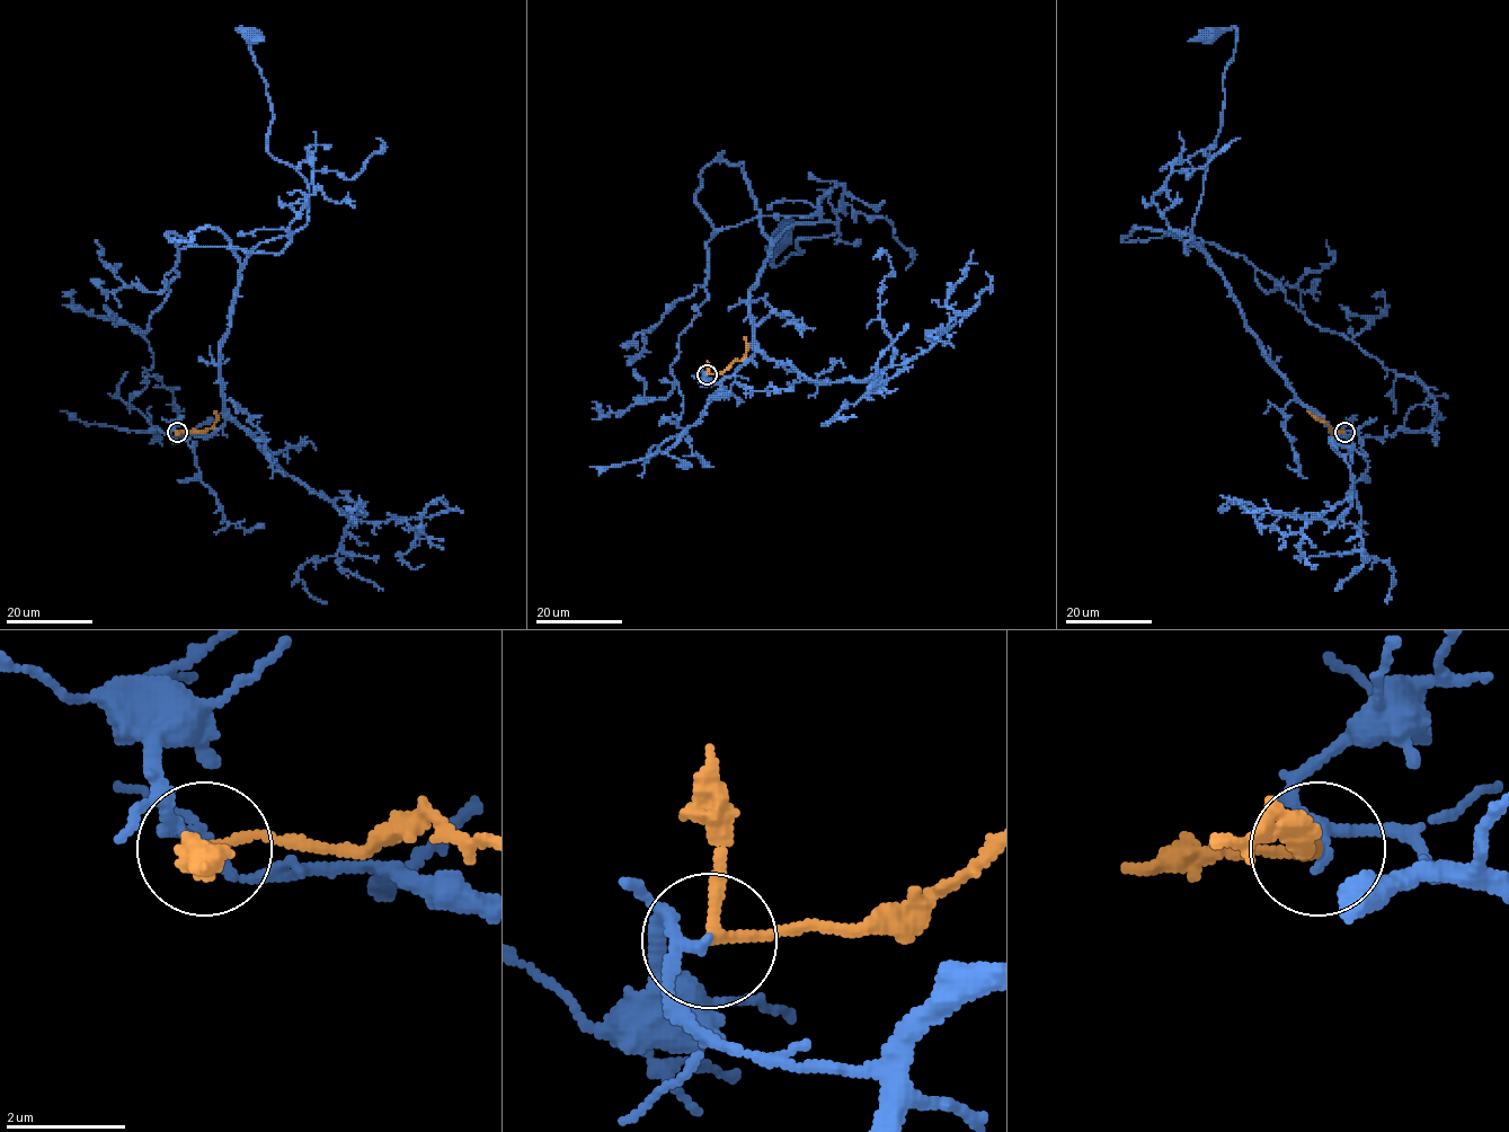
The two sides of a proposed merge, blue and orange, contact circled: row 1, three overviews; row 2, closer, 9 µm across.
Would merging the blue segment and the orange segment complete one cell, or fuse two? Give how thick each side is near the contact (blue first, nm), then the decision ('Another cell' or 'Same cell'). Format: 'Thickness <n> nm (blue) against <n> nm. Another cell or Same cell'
Thickness 150 nm (blue) against 170 nm. Another cell

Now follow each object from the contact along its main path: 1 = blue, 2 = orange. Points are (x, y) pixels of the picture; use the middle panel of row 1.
1: (708, 374), (720, 383), (754, 353), (749, 290), (775, 240), (791, 226), (837, 223), (773, 266), (786, 239)
2: (708, 374), (718, 374), (740, 360), (746, 351), (744, 337)

